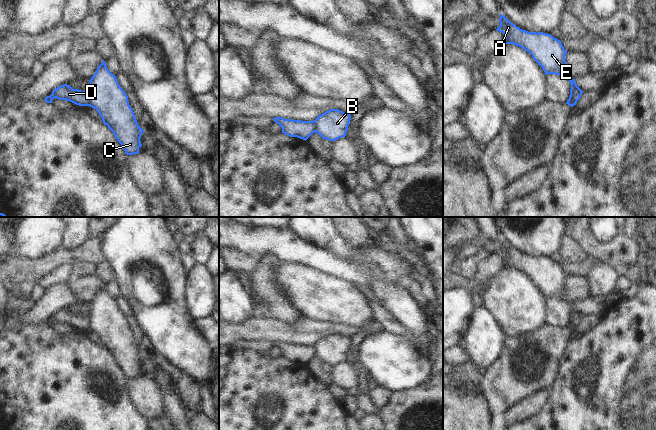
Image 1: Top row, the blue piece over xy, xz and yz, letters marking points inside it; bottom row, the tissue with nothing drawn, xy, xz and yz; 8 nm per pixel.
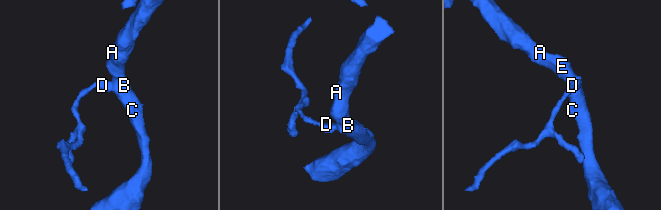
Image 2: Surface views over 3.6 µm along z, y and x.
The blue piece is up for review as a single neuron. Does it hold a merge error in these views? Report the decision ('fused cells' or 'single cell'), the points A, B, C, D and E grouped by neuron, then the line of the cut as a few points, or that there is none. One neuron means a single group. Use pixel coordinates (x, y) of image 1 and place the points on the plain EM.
fused cells | A B C E / D | xy (88, 315), (89, 329)

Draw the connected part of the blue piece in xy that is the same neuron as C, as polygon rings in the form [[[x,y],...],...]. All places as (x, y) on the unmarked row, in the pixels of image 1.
[[[104,284],[89,306],[89,330],[98,335],[127,379],[138,378],[144,354],[137,347],[128,320]]]

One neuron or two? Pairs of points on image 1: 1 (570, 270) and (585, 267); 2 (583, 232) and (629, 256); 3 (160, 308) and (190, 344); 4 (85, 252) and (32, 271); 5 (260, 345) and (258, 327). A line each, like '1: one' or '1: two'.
1: one
2: one
3: one
4: one
5: two

